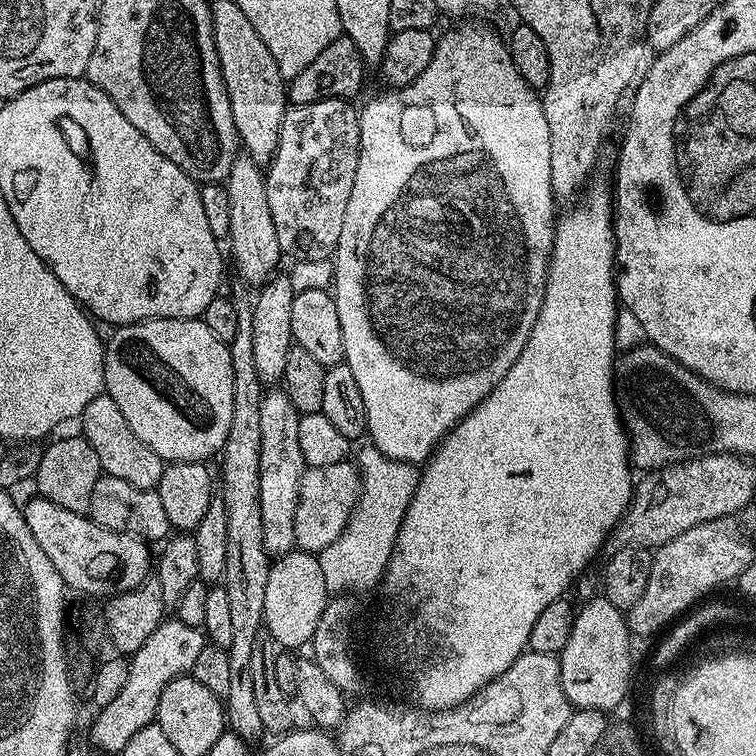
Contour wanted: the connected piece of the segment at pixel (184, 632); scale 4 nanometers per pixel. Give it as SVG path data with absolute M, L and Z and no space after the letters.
M166 618L146 638L146 646L142 646L138 651L131 653L128 660L129 676L126 677L126 690L110 702L110 706L99 709L95 714L96 721L92 724L91 743L105 754L118 754L146 726L150 726L156 718L158 710L158 698L162 698L162 690L179 676L189 675L194 666L194 661L198 658L198 653L202 651L202 646L206 642L206 637L199 628L186 626L186 622L175 618Z

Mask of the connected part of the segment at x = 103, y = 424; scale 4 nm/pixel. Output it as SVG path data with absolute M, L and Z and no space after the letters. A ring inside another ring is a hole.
M101 394L94 398L94 402L87 404L78 417L79 431L84 440L94 446L94 454L98 454L100 471L105 476L122 478L122 482L130 482L130 486L138 486L142 490L159 489L160 479L164 473L165 461L134 430L130 430L130 422L122 415L122 410L118 410L118 405L114 403L114 398L107 394Z

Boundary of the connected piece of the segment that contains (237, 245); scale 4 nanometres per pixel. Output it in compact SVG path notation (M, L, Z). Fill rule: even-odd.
M238 154L230 166L226 187L230 194L230 234L232 256L236 259L236 268L240 271L239 279L245 285L262 286L277 275L276 268L282 261L278 246L278 234L274 231L274 218L270 215L270 205L266 199L264 185L265 169L254 162L247 154Z

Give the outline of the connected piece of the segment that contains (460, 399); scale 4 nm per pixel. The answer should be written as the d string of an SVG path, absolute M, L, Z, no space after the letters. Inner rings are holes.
M480 26L480 36L456 36L449 31L448 35L448 84L440 84L440 92L407 92L405 88L384 90L381 96L376 96L365 108L359 109L360 114L360 157L358 158L358 174L354 178L354 190L350 190L350 202L346 202L346 218L342 222L342 234L338 238L338 246L334 253L336 278L334 295L338 306L338 318L342 322L342 342L344 343L344 363L354 370L354 378L358 382L358 390L362 390L362 402L366 406L367 435L372 435L371 443L382 454L394 460L404 460L406 463L419 465L427 461L436 445L443 439L445 433L457 424L464 416L468 416L481 402L492 393L506 378L510 366L526 346L530 334L534 330L534 322L542 310L544 301L544 279L548 277L548 260L552 256L552 230L554 227L554 212L552 216L552 183L550 182L550 126L546 126L543 99L537 89L530 87L526 78L518 74L514 62L508 53L508 45L491 32L488 26Z

